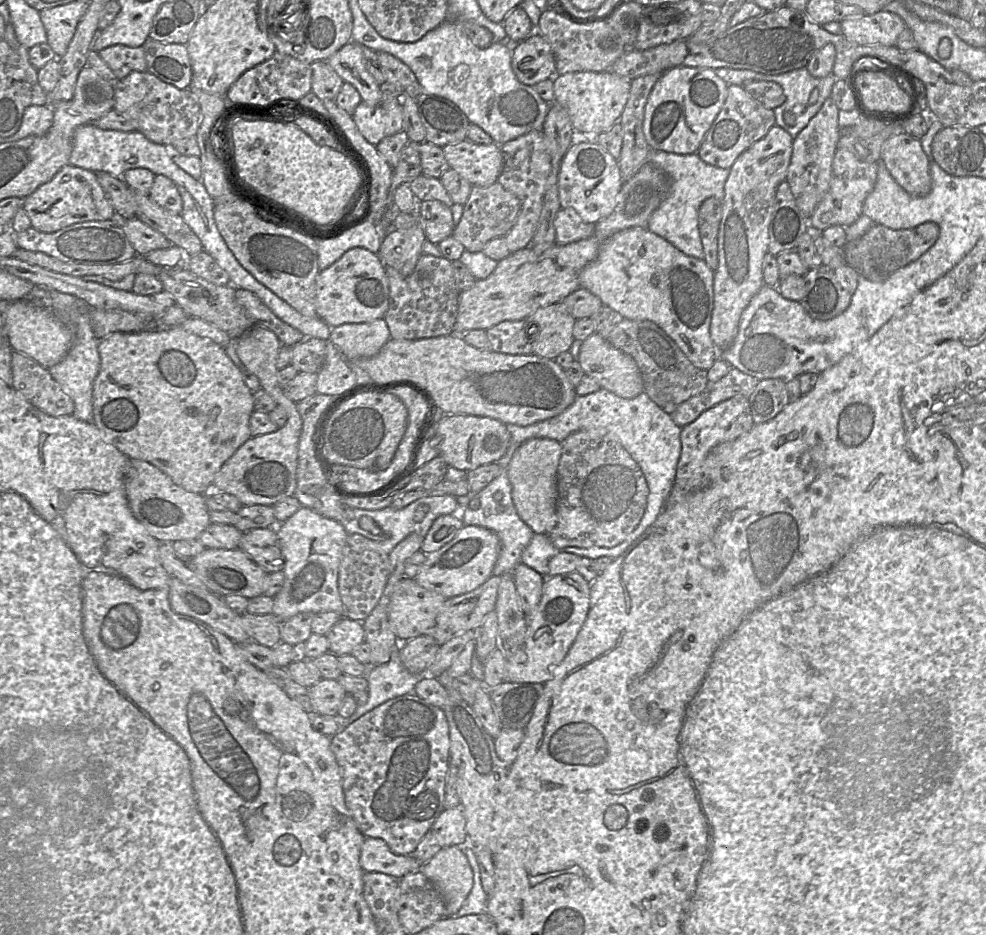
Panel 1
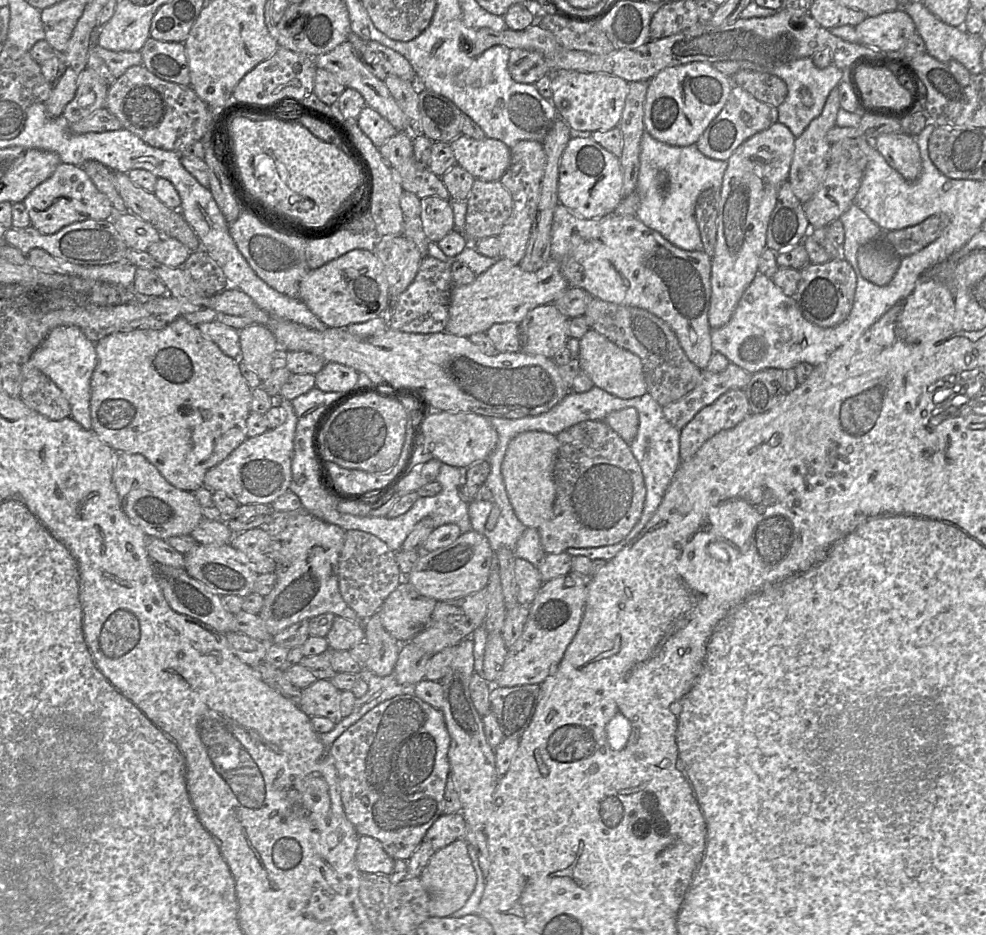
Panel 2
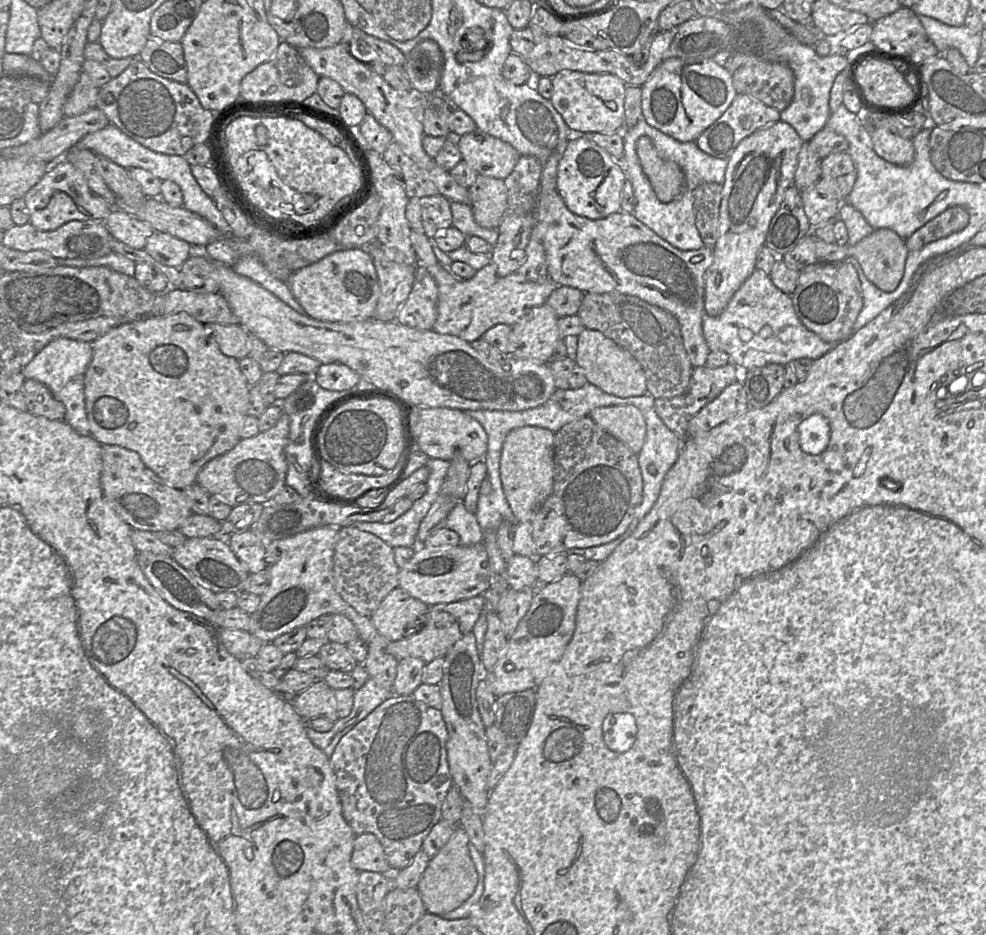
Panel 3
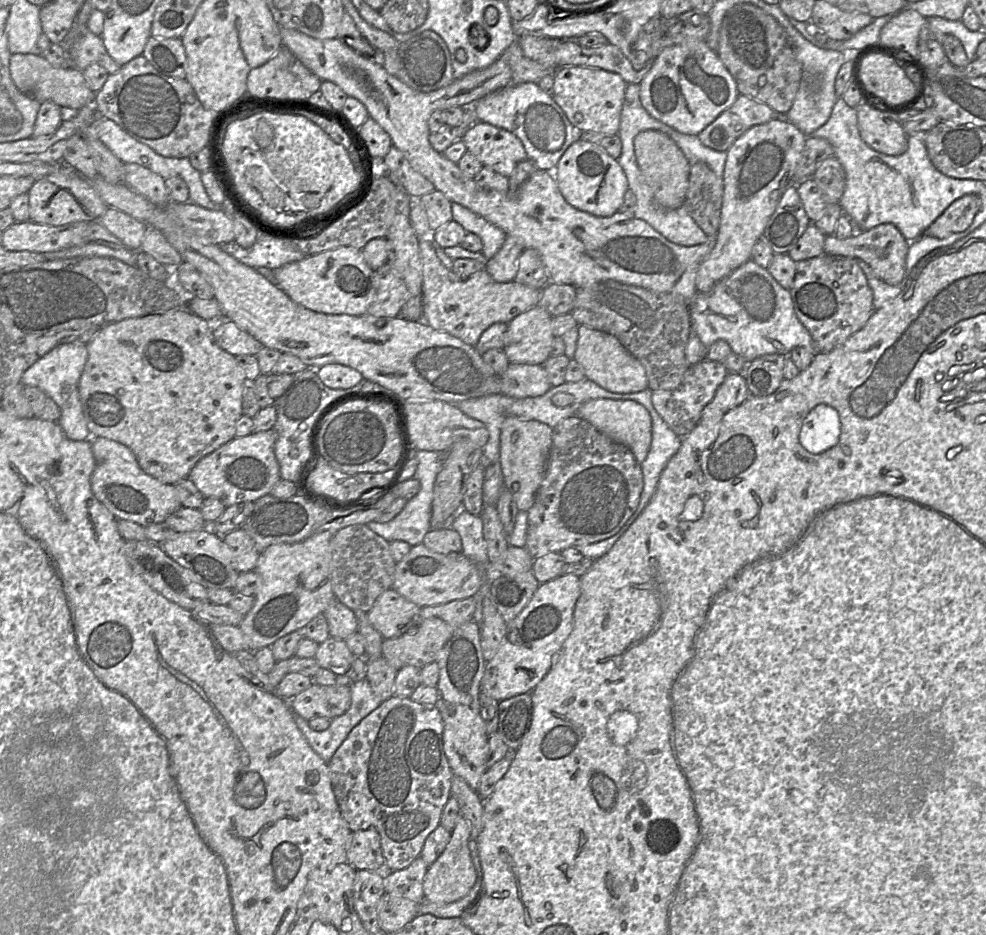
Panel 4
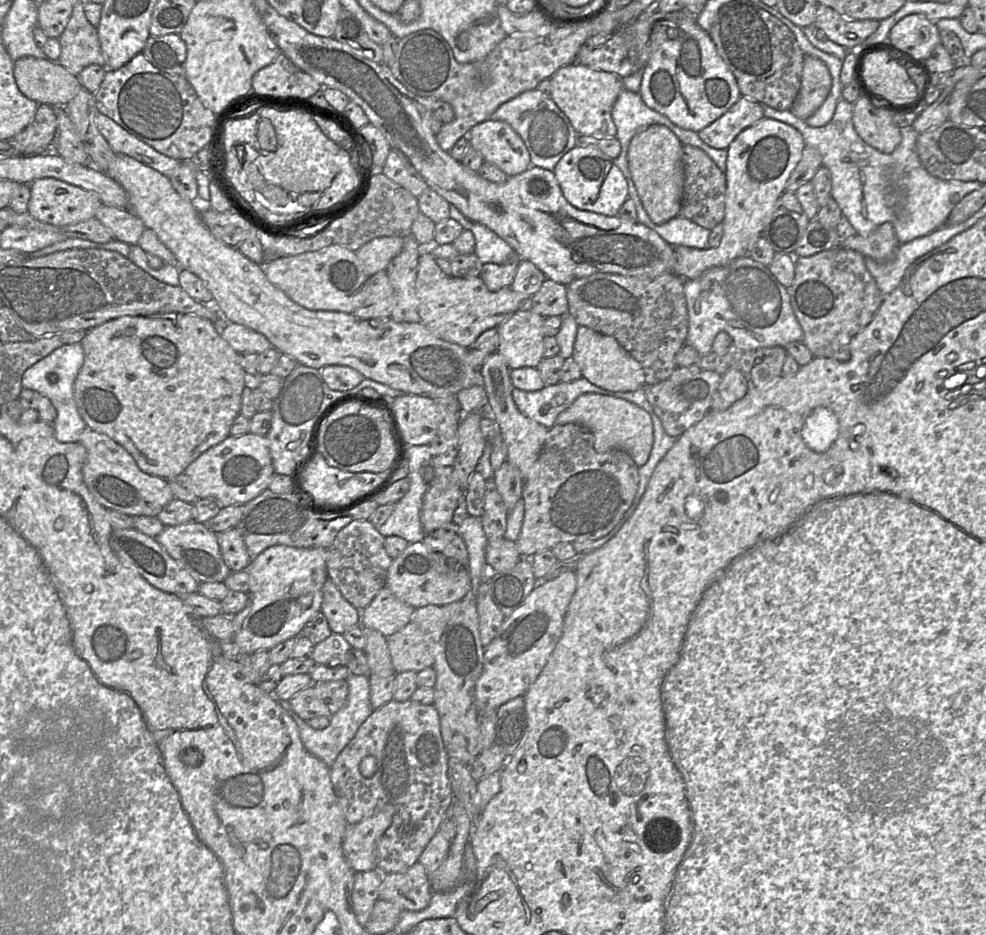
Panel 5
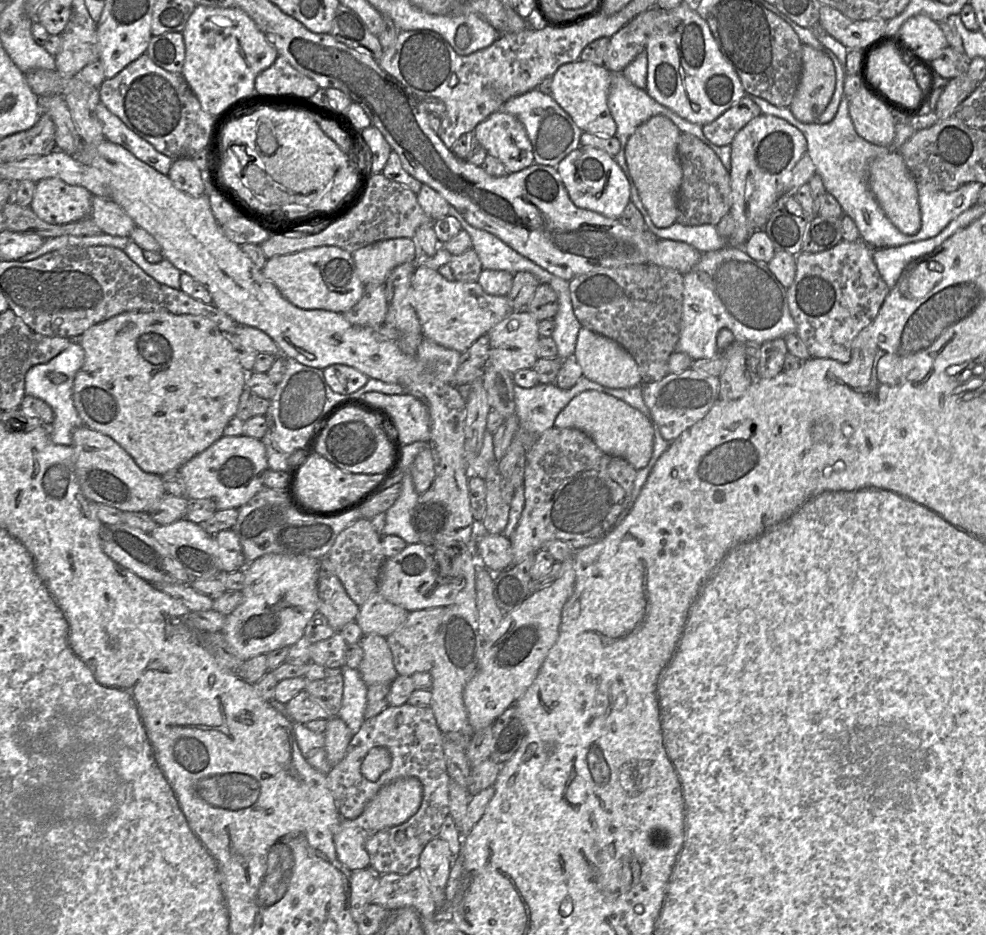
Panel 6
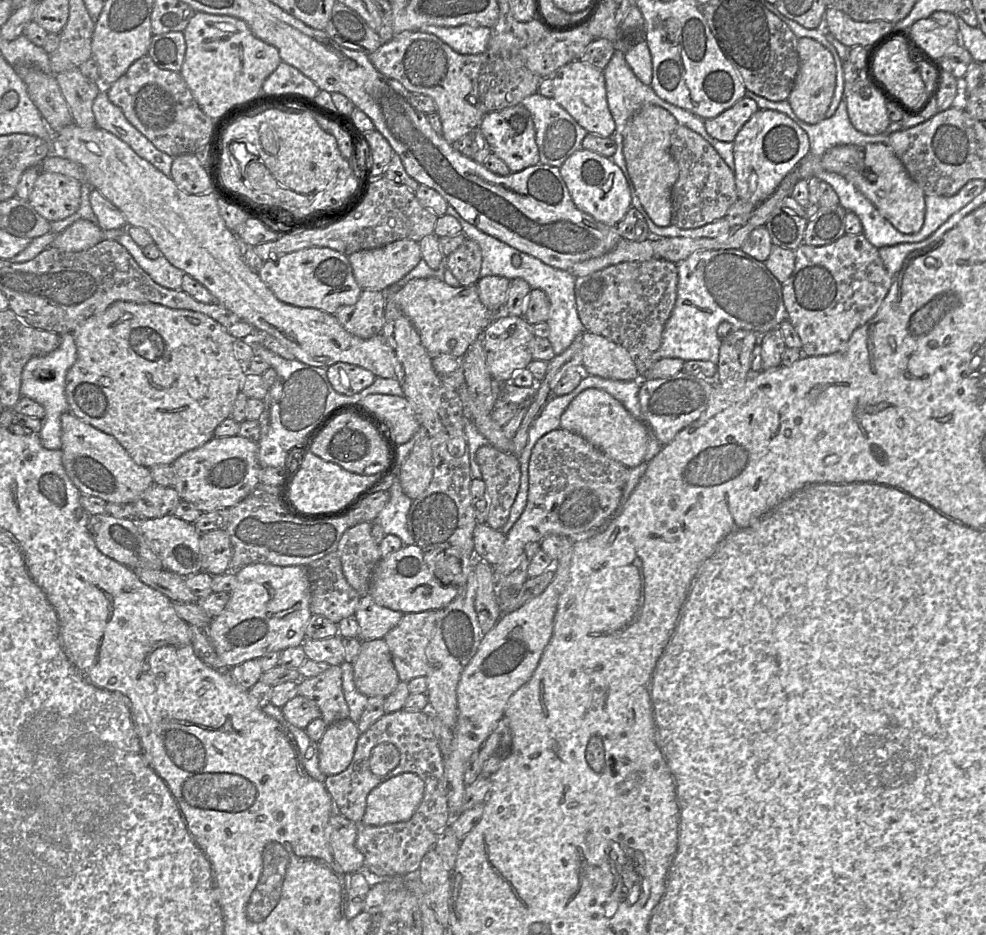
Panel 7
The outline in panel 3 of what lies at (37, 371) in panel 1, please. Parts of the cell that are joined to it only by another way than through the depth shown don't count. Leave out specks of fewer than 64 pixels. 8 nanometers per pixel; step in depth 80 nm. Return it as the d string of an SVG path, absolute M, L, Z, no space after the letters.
M25 379L23 395L28 412L49 420L64 420L65 406L43 383L34 379Z

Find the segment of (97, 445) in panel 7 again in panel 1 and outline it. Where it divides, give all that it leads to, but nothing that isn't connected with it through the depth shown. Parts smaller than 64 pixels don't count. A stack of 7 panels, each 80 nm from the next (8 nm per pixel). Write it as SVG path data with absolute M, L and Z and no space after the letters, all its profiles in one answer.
M130 459L125 487L134 517L159 542L198 539L211 524L205 495L176 485L168 475L146 461Z

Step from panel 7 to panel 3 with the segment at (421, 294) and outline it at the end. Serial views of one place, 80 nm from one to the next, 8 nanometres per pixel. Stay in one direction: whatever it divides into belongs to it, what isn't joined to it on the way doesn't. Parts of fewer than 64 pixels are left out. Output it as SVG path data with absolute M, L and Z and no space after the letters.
M411 229L410 241L417 257L417 266L425 267L438 287L437 318L433 330L457 336L468 343L482 338L487 330L498 324L513 326L527 311L544 305L557 287L548 277L537 282L528 281L518 272L500 277L492 263L478 270L473 278L463 280L455 277L449 267L444 267L437 260L431 239L424 231Z

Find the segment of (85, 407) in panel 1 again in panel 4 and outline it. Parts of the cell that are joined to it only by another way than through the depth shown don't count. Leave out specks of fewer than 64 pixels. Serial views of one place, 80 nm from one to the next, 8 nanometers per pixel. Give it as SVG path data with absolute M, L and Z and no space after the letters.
M61 344L36 361L24 372L21 378L23 386L37 387L54 400L61 411L61 416L57 422L65 436L74 441L84 441L91 438L79 395L79 381L87 359L86 344Z

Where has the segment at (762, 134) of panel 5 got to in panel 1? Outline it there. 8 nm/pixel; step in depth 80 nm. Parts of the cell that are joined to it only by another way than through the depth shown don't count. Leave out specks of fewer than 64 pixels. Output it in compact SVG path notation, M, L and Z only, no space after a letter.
M774 125L760 140L745 150L730 168L724 186L722 216L718 232L718 267L714 272L713 310L710 337L718 351L728 348L734 341L742 312L753 296L764 285L763 261L768 253L769 225L774 209L776 190L785 180L792 155L793 138L781 127Z

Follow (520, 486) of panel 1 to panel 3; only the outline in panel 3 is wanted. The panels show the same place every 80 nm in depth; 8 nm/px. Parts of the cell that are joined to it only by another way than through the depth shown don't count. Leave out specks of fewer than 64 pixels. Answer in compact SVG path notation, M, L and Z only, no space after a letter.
M536 426L512 430L505 438L500 459L500 476L506 500L518 522L531 522L553 491L554 432Z

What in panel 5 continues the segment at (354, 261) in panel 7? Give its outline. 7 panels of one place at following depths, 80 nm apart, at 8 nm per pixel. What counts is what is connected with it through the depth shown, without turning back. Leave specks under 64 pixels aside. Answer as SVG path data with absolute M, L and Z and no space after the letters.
M377 237L365 243L355 251L365 273L370 277L386 270L390 261L397 256L403 247L403 237Z

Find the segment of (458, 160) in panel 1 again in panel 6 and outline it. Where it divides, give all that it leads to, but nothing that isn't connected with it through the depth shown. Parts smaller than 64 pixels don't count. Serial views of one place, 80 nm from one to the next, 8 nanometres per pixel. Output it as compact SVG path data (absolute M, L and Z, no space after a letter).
M496 111L480 122L473 135L489 156L498 159L508 174L534 164L531 142L524 125L512 114Z

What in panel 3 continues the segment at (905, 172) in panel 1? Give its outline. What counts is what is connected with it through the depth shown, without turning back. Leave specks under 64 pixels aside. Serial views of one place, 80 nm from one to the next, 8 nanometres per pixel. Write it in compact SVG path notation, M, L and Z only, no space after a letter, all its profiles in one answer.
M871 127L870 136L874 151L886 161L902 167L913 162L915 148L912 140L904 139L882 127Z

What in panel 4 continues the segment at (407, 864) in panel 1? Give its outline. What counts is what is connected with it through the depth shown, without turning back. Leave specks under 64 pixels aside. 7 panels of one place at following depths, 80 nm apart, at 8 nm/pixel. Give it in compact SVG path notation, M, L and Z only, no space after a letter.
M373 827L352 832L347 848L347 860L356 871L398 871L384 869L385 859L380 835Z

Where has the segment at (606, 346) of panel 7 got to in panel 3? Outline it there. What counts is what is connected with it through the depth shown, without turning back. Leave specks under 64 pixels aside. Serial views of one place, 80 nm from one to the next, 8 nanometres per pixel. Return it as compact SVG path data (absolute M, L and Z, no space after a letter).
M585 328L578 336L575 362L584 370L588 382L607 394L621 398L647 394L646 377L640 362L599 331Z

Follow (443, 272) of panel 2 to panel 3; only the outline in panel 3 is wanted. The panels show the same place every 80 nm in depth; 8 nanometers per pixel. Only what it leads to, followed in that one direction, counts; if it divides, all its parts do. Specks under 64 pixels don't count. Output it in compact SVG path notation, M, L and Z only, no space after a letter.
M416 266L411 292L399 308L395 321L420 330L433 329L437 318L438 287L427 269Z

